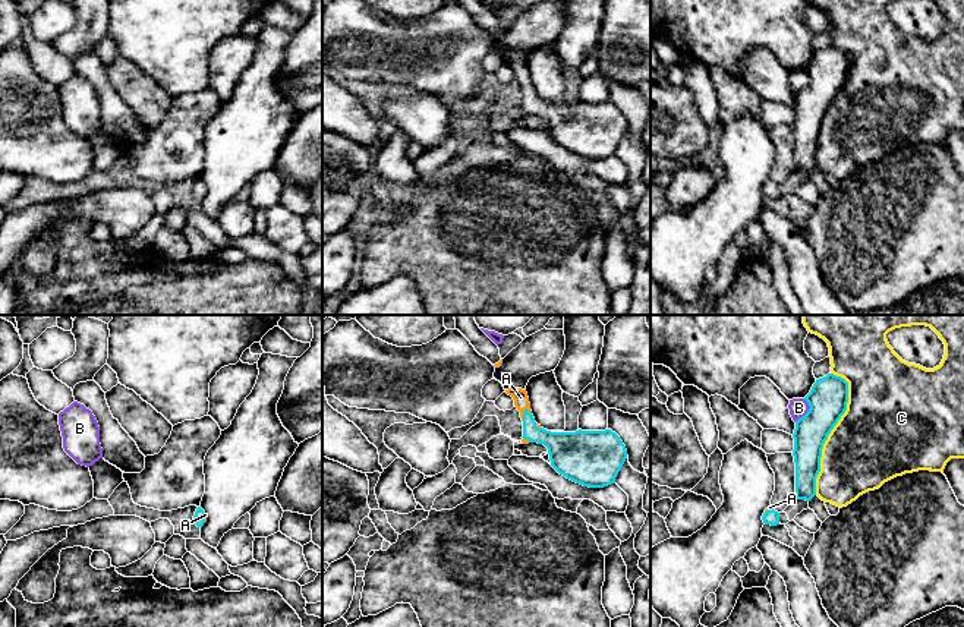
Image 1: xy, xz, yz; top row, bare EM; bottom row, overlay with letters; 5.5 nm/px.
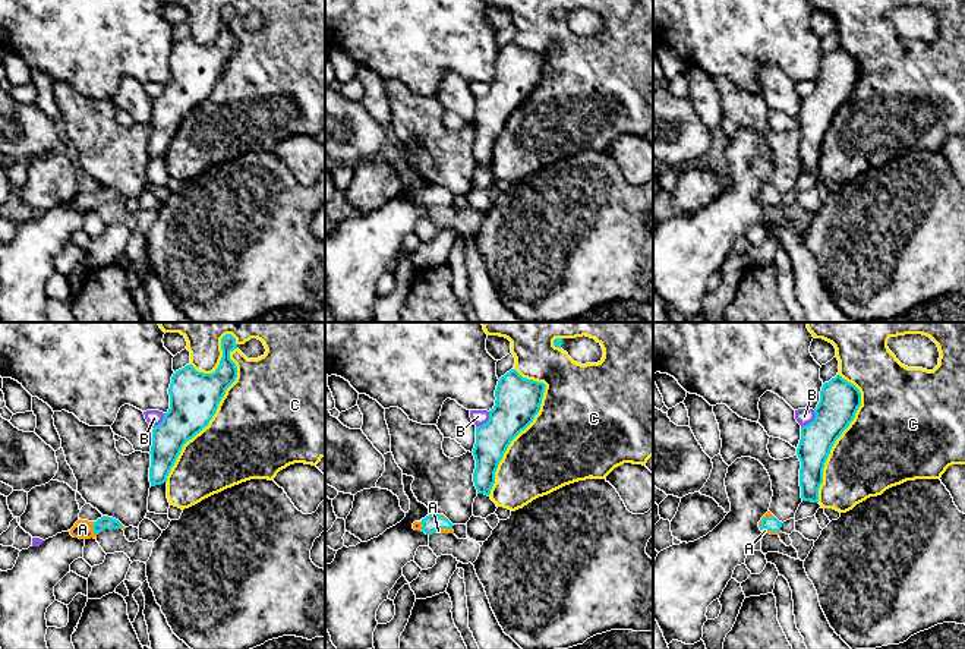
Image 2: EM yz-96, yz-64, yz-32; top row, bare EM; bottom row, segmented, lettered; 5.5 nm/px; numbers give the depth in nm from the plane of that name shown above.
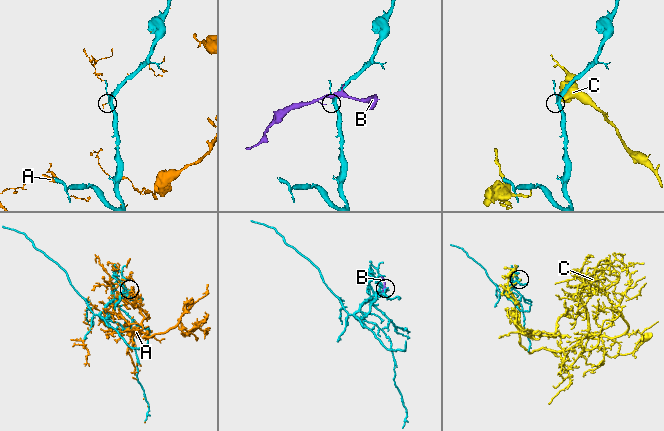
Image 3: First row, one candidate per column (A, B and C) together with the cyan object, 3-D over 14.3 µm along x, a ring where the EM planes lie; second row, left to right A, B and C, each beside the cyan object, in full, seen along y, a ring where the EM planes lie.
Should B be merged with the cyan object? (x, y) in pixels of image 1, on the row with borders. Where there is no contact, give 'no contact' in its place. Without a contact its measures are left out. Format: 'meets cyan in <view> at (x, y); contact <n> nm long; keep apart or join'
meets cyan in yz at (809, 410); contact 140 nm long; keep apart

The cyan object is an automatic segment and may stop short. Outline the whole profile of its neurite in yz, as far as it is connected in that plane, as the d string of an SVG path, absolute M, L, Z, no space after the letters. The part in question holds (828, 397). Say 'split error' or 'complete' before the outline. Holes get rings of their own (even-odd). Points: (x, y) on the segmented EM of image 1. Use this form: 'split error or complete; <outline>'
complete; M834 374L816 379L804 397L809 412L796 422L794 463L796 500L810 501L816 495L822 448L828 435L847 410L848 382Z

